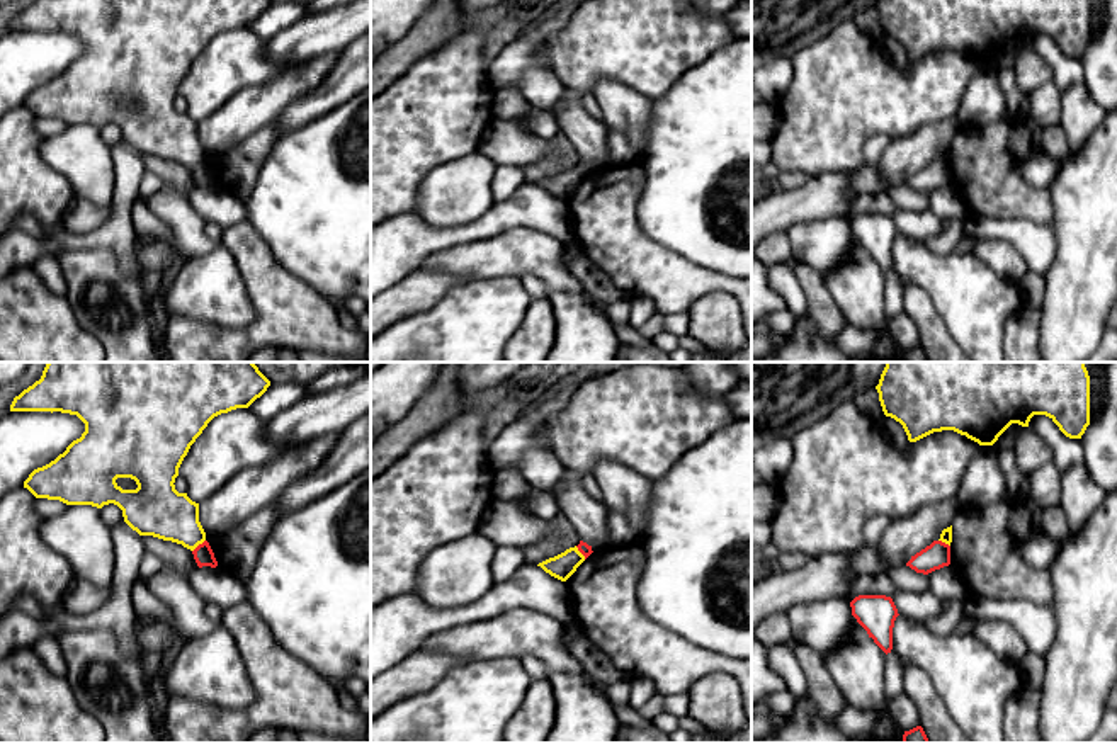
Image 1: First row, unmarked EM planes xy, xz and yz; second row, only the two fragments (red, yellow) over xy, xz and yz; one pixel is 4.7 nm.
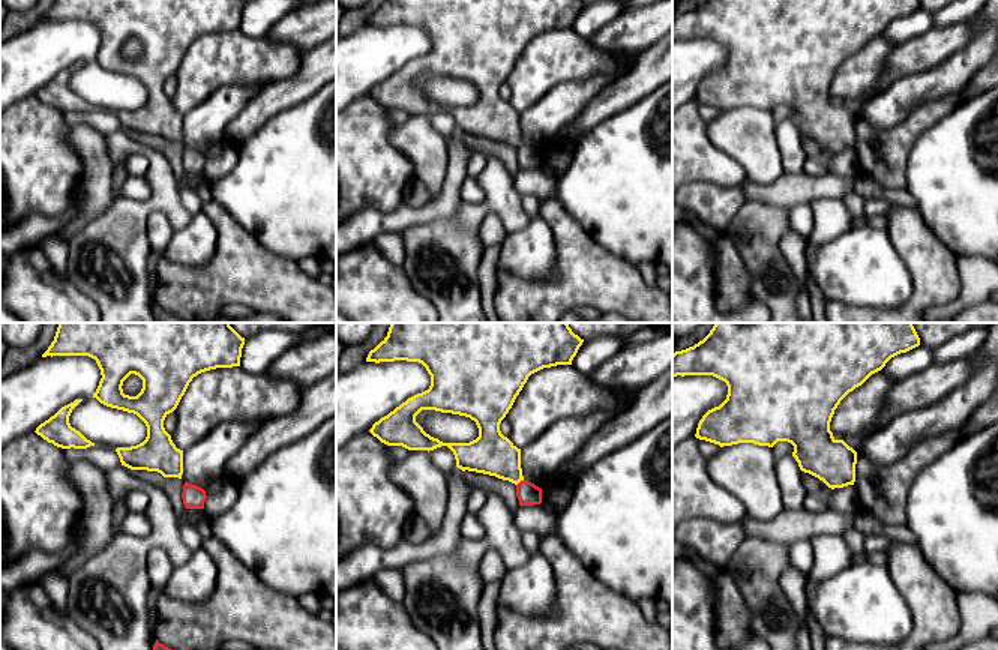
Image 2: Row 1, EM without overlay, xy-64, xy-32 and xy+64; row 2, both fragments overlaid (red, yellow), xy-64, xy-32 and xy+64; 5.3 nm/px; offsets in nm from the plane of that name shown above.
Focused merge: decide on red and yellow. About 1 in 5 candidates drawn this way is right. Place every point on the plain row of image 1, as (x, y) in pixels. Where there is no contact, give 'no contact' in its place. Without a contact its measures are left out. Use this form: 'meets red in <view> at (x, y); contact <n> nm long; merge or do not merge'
meets red in xy at (198, 165); contact 90 nm long; do not merge

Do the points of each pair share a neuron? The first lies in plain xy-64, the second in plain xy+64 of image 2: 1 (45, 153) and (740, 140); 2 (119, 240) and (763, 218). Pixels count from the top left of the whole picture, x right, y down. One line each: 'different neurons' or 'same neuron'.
1: different neurons
2: same neuron

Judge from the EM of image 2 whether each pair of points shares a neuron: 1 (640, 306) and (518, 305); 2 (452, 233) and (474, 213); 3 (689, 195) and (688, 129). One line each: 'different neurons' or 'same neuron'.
1: same neuron
2: same neuron
3: different neurons

